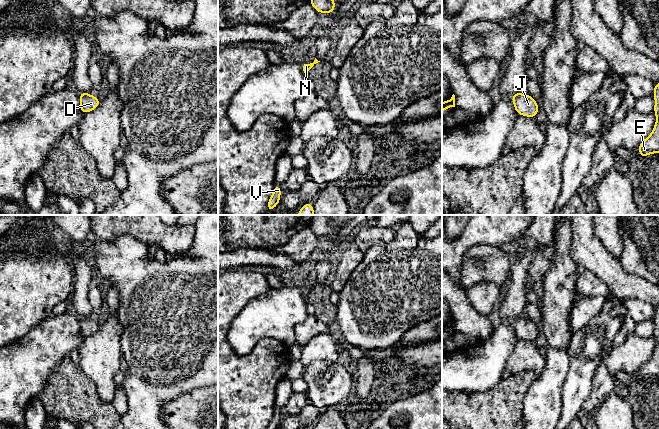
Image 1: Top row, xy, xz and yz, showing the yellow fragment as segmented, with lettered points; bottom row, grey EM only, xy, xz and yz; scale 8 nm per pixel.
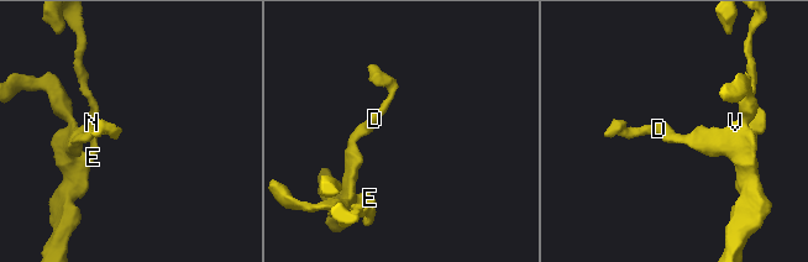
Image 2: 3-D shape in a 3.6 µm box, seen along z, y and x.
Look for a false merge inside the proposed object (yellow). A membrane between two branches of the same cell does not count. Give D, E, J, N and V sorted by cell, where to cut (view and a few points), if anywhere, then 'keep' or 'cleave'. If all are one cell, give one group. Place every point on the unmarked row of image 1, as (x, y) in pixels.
D E J N V; no cut; keep

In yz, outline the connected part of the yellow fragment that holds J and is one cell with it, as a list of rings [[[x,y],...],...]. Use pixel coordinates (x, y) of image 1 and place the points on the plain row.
[[[517,316],[511,319],[515,335],[518,339],[535,342],[539,335],[537,325],[531,319]]]

